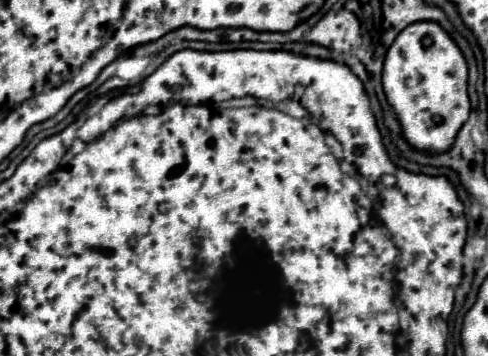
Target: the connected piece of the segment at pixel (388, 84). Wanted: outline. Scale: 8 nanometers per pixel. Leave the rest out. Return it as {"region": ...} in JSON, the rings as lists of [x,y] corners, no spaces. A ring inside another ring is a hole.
{"region":[[[415,22],[409,24],[391,44],[385,66],[383,66],[383,90],[387,96],[389,106],[393,108],[403,138],[419,152],[431,152],[431,154],[443,154],[451,144],[455,142],[455,136],[459,128],[465,124],[471,112],[469,96],[467,96],[467,62],[457,48],[457,44],[451,40],[451,36],[437,24],[437,22]]]}

